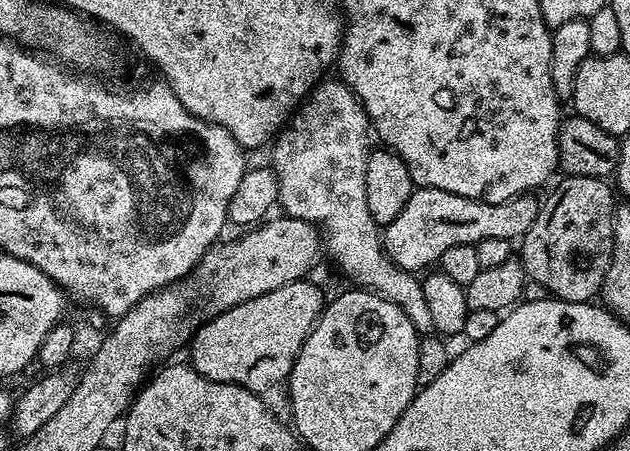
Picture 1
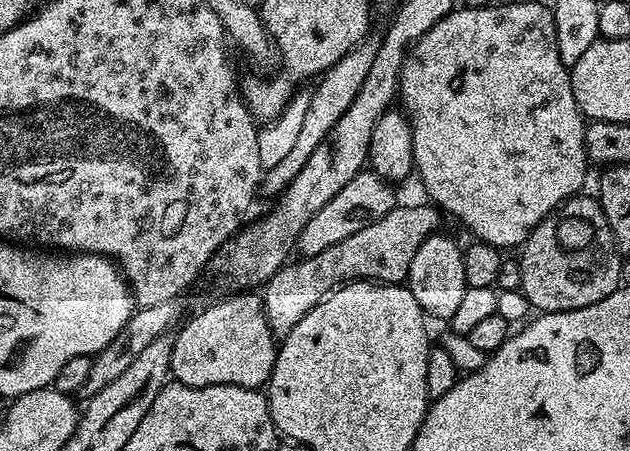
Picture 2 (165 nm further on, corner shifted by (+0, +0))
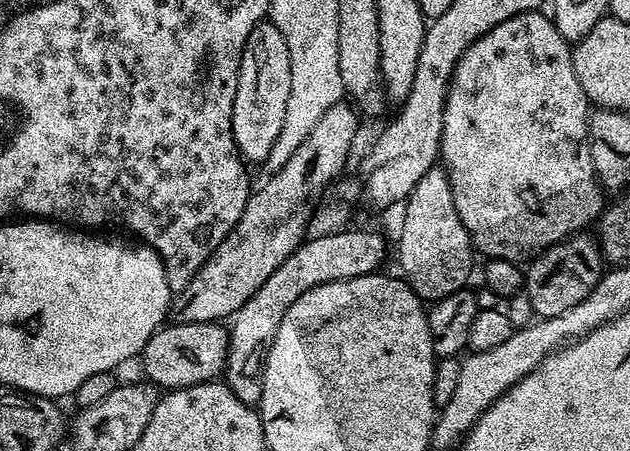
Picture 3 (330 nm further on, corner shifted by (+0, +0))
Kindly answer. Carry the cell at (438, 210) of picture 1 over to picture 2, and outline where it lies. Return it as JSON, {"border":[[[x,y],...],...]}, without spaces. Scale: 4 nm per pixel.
{"border":[[[401,203],[392,208],[386,218],[370,222],[366,230],[358,230],[358,234],[342,238],[342,242],[330,246],[330,250],[293,259],[277,270],[262,288],[264,316],[272,327],[273,336],[282,338],[290,334],[290,330],[298,326],[300,319],[310,314],[310,310],[314,310],[318,302],[326,299],[341,284],[351,284],[353,280],[375,280],[377,284],[404,284],[408,279],[410,262],[414,262],[414,254],[418,254],[418,246],[422,246],[422,242],[426,242],[426,238],[439,229],[436,227],[440,224],[440,216],[442,217],[441,209],[431,203],[423,203]]]}

